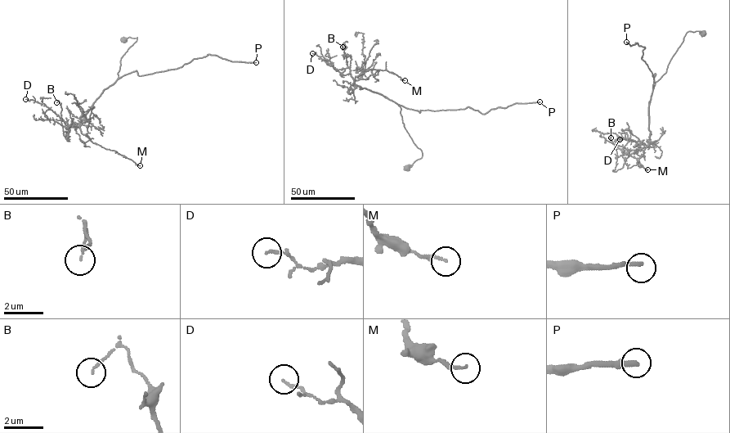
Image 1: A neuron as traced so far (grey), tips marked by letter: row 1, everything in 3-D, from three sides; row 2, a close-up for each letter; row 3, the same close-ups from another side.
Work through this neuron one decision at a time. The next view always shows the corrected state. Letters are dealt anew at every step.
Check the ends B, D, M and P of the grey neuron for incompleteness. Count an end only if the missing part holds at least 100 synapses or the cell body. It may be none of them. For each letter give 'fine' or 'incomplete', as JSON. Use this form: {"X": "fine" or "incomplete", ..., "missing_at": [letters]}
{"B": "fine", "D": "fine", "M": "fine", "P": "incomplete", "missing_at": ["P"]}

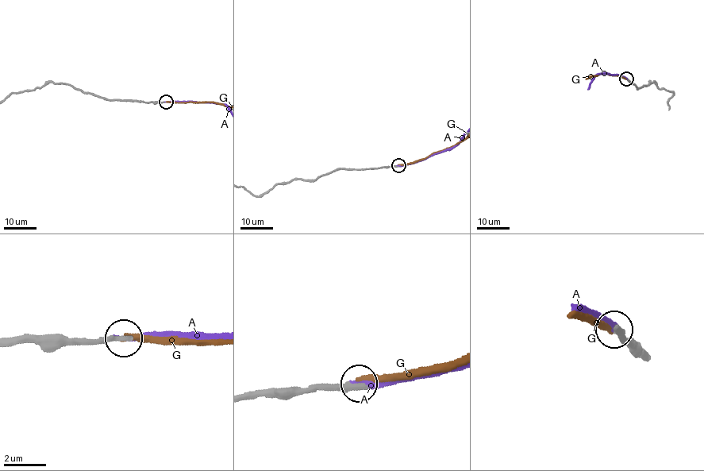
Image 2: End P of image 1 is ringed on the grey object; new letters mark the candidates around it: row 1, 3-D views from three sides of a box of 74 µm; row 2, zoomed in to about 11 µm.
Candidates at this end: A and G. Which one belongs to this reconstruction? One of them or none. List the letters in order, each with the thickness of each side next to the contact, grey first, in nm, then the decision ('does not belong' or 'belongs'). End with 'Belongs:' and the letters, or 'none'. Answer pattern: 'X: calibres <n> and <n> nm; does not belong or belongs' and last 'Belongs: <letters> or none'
A: calibres 300 and 260 nm; belongs
G: calibres 280 and 260 nm; does not belong
Belongs: A

